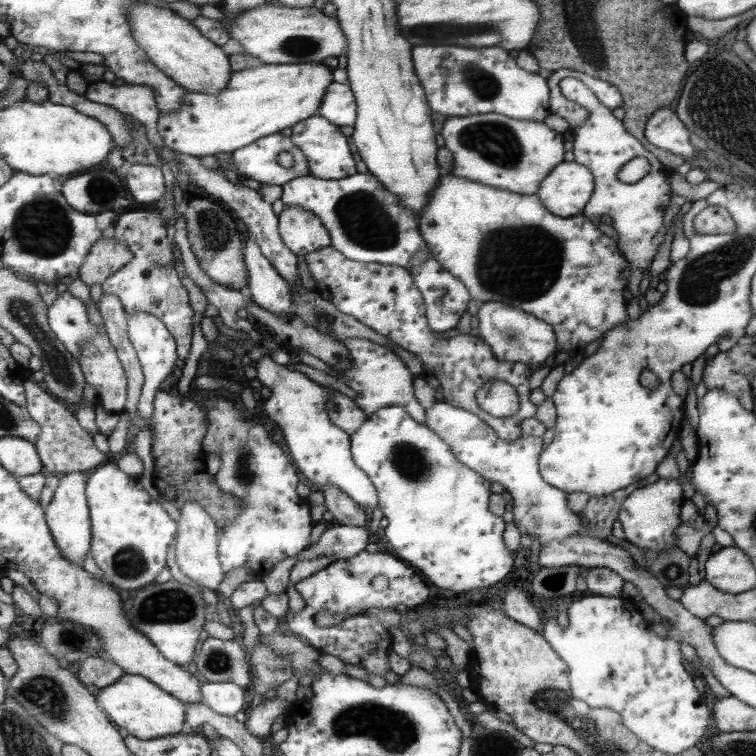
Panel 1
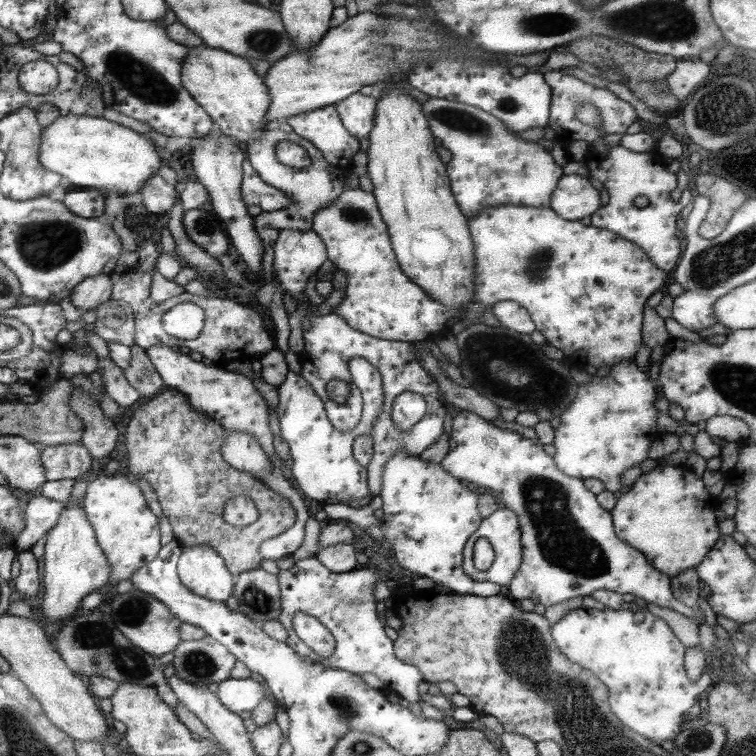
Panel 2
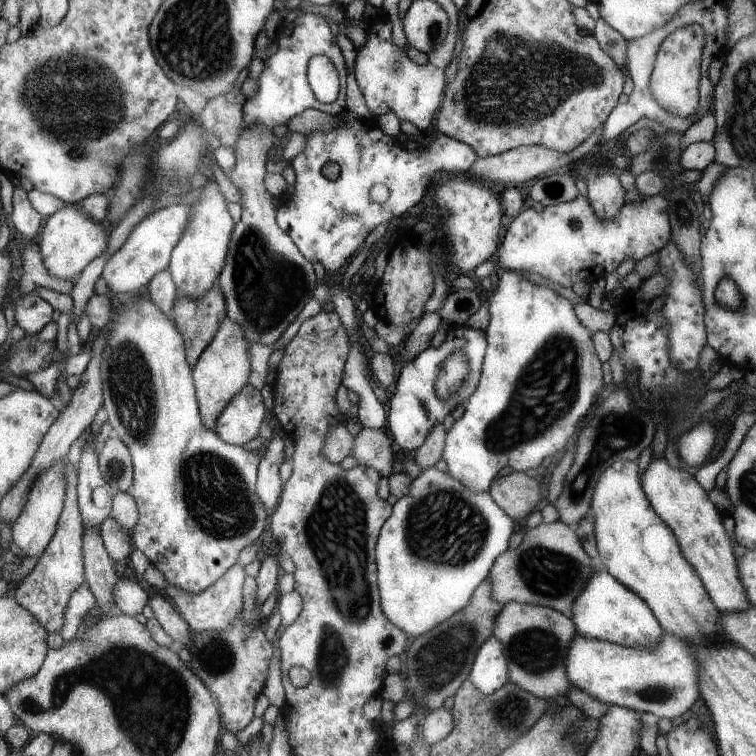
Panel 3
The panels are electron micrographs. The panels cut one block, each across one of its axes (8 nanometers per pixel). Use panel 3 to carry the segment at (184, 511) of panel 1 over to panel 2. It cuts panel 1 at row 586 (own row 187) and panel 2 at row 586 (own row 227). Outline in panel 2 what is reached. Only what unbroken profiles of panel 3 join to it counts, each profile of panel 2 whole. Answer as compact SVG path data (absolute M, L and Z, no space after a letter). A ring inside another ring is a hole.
M209 544L185 548L179 562L179 574L183 584L195 594L217 602L227 602L237 586L237 578L229 570L227 560Z

